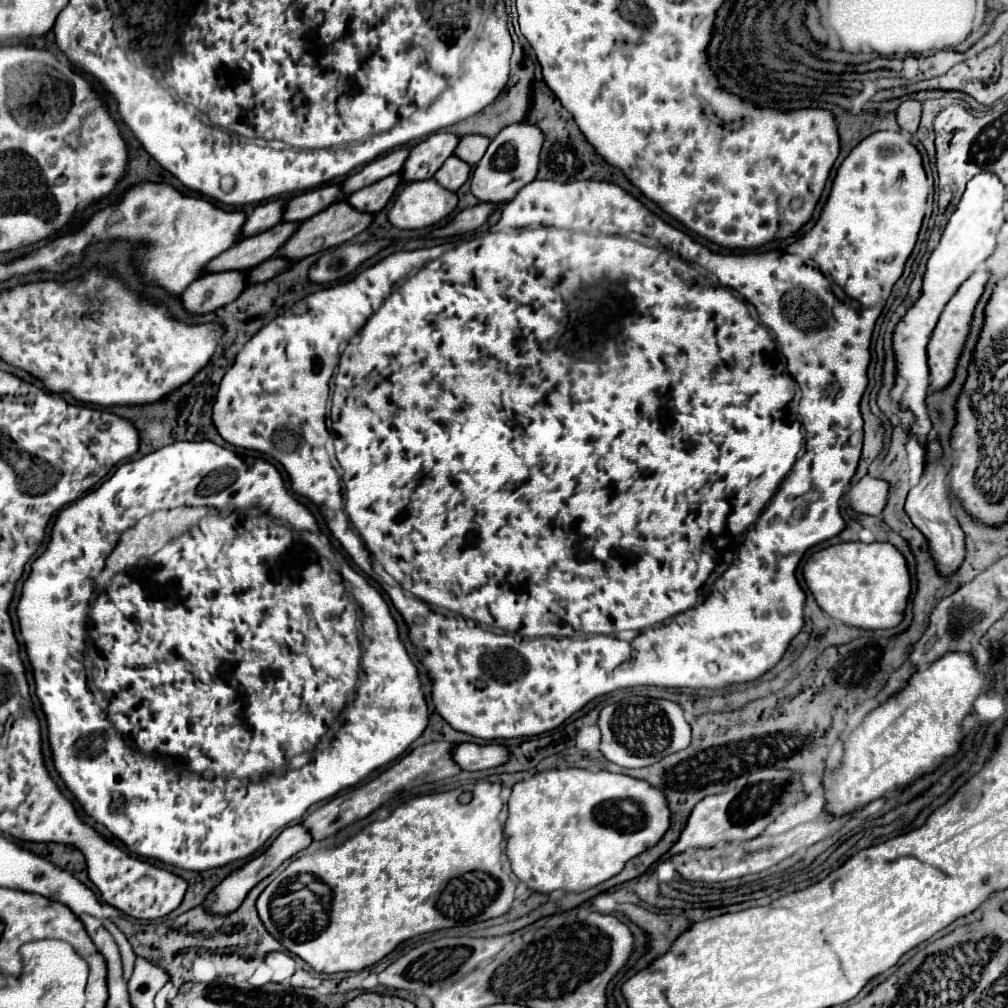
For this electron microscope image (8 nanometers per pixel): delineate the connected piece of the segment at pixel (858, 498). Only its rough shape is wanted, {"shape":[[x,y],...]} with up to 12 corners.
{"shape":[[866,475],[848,489],[850,505],[882,515],[890,485]]}

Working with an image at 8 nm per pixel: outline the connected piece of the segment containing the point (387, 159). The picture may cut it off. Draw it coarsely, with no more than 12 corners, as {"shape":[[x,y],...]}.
{"shape":[[410,147],[366,163],[342,185],[350,193],[398,173]]}

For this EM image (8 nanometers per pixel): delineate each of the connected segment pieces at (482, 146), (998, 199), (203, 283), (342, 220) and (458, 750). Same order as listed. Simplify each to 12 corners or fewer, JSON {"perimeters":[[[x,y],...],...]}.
{"perimeters":[[[464,135],[454,155],[470,165],[484,157],[490,139]],[[982,173],[928,259],[922,297],[894,331],[902,401],[932,429],[926,343],[962,281],[996,249],[1006,185]],[[246,271],[206,273],[186,287],[190,313],[234,301]],[[348,201],[304,221],[278,255],[290,261],[342,245],[374,219]],[[460,743],[454,761],[466,771],[498,767],[506,745]]]}

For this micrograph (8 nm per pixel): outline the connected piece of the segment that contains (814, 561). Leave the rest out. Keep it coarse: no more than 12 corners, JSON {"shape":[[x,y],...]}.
{"shape":[[892,543],[816,551],[822,611],[870,631],[900,625],[912,589]]}

